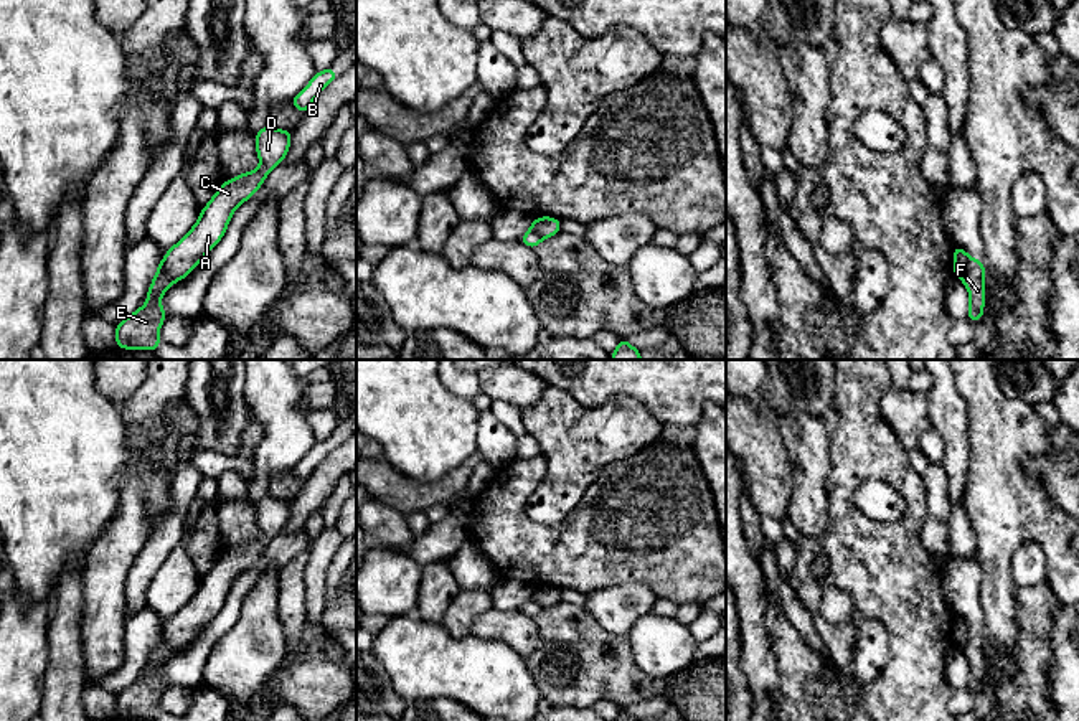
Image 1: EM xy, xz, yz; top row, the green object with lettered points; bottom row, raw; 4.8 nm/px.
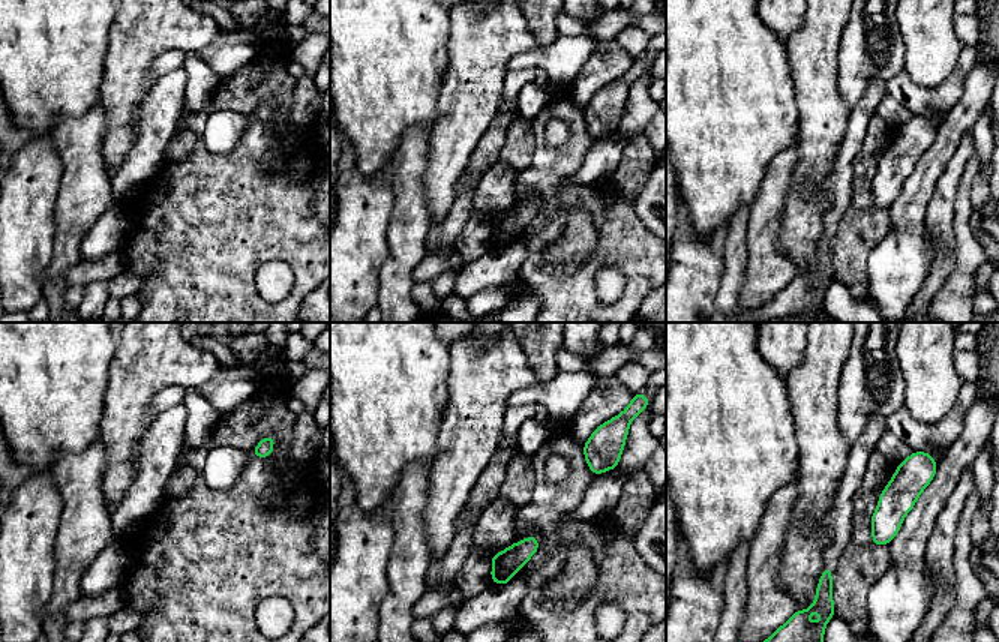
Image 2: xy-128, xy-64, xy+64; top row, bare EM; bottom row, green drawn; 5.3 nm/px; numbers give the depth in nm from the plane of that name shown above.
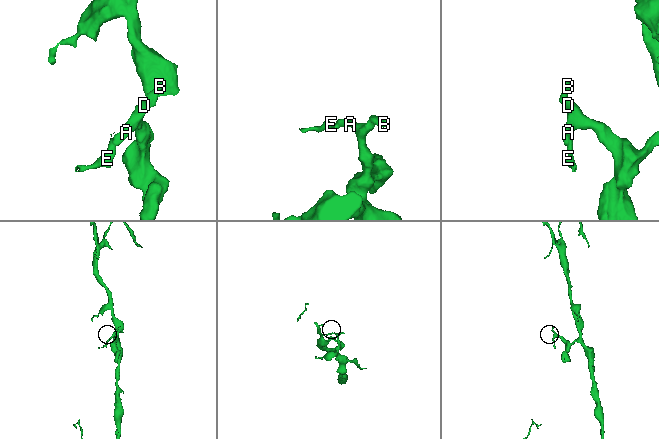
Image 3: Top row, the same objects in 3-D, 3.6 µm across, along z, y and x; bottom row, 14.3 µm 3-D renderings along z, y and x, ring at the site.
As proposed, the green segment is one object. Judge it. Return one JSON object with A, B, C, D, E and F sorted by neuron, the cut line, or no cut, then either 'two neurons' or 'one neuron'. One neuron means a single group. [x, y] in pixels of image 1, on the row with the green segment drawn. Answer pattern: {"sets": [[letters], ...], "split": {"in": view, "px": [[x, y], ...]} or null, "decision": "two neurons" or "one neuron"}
{"sets": [["A", "B", "C", "D"], ["E", "F"]], "split": {"in": "xy", "px": [[162, 259], [164, 271], [174, 281]]}, "decision": "two neurons"}

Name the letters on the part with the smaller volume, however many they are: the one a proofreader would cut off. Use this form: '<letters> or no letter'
E, F

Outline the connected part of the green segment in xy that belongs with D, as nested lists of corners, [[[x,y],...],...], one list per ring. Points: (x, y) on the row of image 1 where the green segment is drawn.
[[[264,125],[256,132],[256,152],[261,167],[224,181],[201,210],[196,224],[167,251],[165,272],[177,282],[185,279],[203,257],[221,241],[233,211],[261,188],[269,172],[284,162],[292,130]]]

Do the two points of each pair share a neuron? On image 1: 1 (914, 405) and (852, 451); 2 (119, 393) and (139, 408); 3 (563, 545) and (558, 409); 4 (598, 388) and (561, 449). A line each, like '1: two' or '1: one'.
1: two
2: two
3: two
4: two

